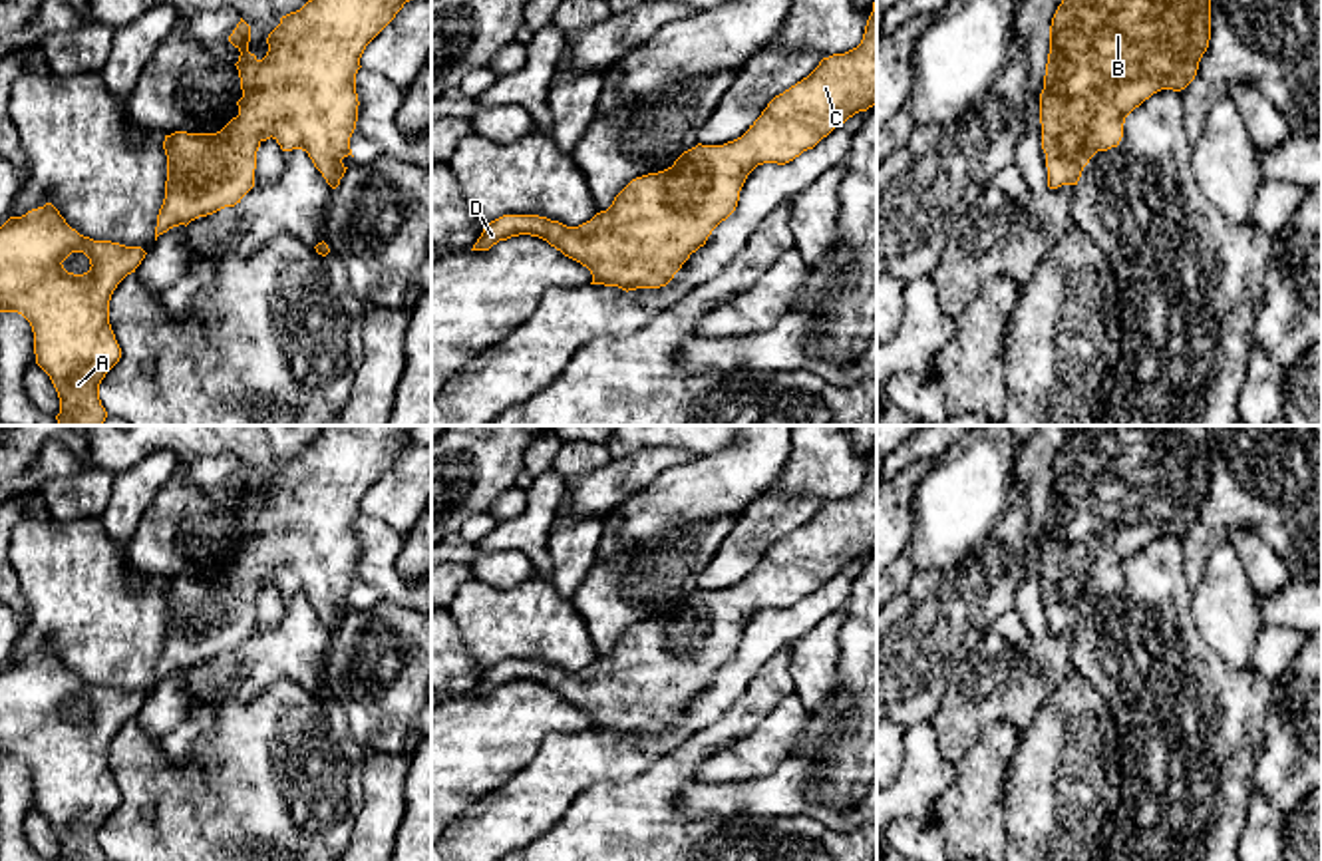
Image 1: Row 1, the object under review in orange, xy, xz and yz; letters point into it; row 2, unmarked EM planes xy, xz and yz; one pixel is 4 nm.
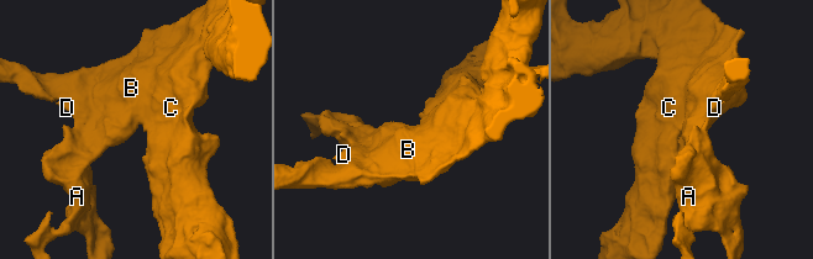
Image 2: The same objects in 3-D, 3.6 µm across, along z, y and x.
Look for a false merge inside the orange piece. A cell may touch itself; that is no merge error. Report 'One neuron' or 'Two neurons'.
Two neurons

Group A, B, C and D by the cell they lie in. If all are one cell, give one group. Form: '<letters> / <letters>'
A / B C D

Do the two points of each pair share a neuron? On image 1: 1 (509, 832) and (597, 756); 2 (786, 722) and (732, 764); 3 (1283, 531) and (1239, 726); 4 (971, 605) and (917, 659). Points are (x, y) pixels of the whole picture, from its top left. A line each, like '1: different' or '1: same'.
1: same
2: same
3: different
4: same

